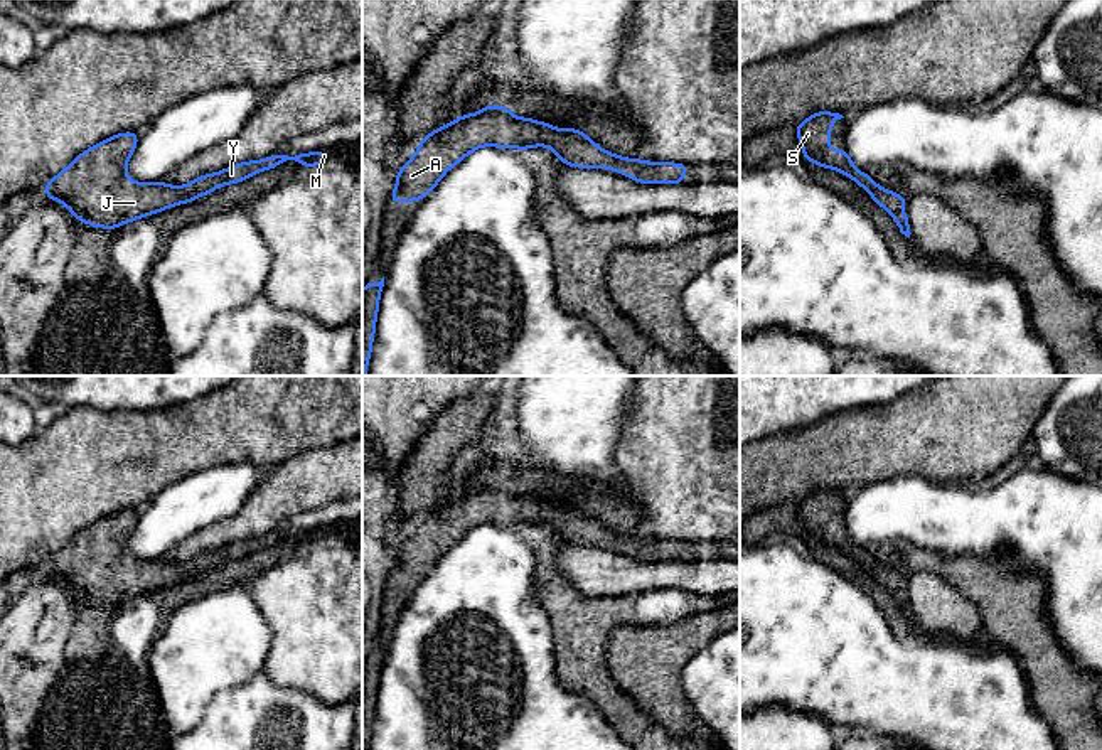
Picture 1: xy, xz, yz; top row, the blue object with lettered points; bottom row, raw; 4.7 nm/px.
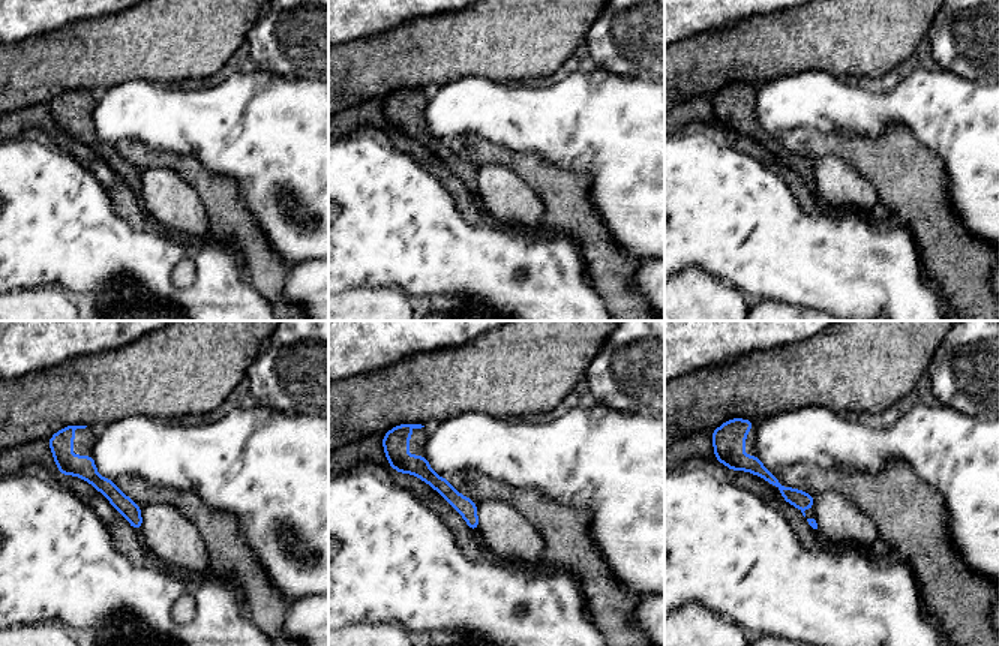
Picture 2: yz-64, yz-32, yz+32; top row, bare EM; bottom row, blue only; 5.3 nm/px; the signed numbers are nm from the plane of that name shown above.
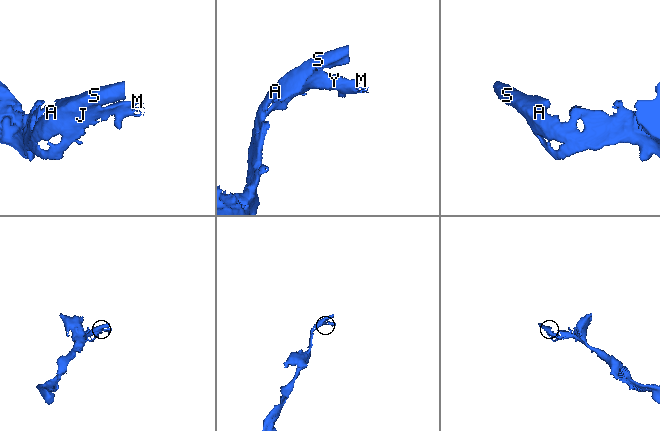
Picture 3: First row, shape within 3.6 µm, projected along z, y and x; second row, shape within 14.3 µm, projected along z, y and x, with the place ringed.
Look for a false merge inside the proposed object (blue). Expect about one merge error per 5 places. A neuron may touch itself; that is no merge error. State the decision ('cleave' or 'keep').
keep

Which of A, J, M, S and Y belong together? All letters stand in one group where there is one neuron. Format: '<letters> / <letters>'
A J M S Y

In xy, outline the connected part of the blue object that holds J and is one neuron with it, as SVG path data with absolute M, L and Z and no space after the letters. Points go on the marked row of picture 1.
M136 131L113 135L93 145L45 184L45 197L64 204L81 222L115 231L121 224L195 201L217 187L239 184L281 162L298 162L312 169L330 157L329 152L270 155L204 174L187 185L169 185L128 179L126 165L136 145Z

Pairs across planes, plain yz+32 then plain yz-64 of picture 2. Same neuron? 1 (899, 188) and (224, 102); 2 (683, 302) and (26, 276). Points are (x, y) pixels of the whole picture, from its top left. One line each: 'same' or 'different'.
1: different
2: different

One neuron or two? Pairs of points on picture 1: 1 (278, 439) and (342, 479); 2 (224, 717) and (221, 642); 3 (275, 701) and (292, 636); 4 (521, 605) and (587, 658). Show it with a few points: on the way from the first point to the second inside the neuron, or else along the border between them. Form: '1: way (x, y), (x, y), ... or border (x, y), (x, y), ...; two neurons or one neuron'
1: border (339, 442), (302, 450), (270, 471); two neurons
2: border (258, 671), (223, 688), (199, 722); two neurons
3: border (262, 671), (282, 686), (299, 688), (317, 696); two neurons
4: border (536, 592), (536, 600), (550, 621), (556, 668); two neurons

